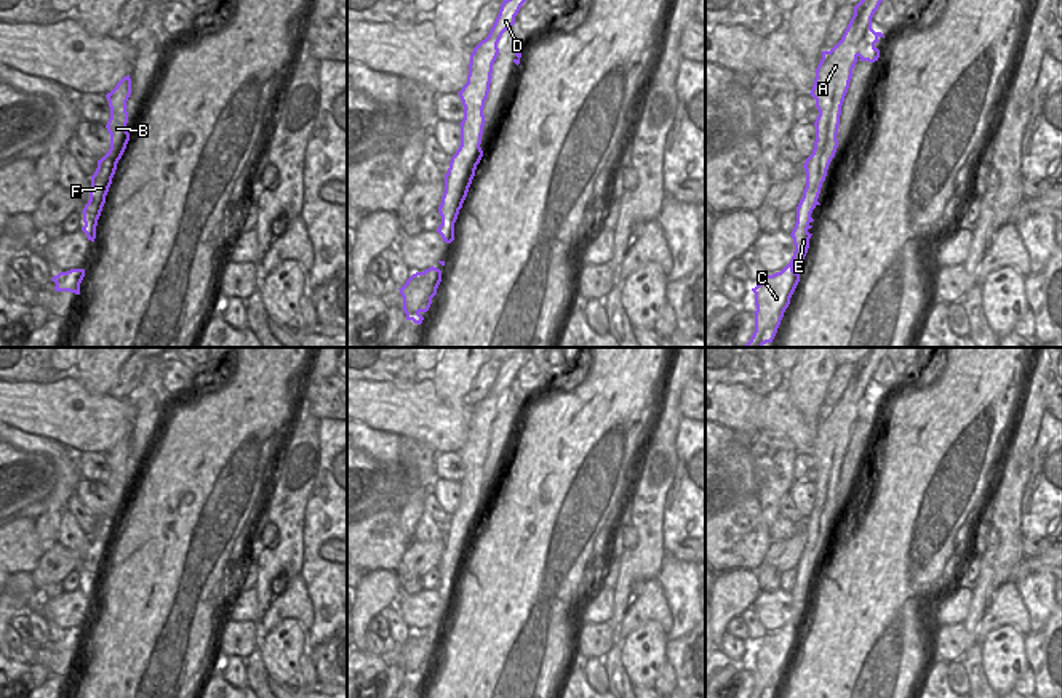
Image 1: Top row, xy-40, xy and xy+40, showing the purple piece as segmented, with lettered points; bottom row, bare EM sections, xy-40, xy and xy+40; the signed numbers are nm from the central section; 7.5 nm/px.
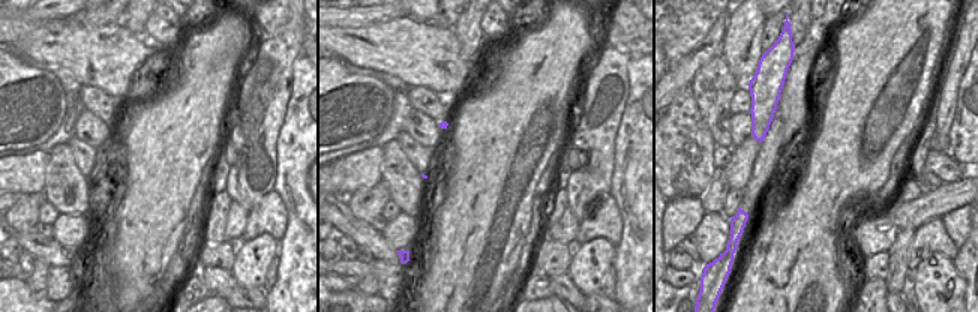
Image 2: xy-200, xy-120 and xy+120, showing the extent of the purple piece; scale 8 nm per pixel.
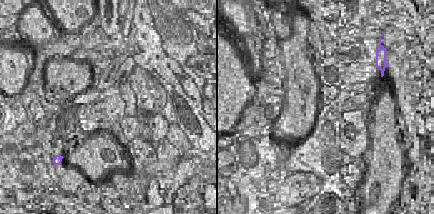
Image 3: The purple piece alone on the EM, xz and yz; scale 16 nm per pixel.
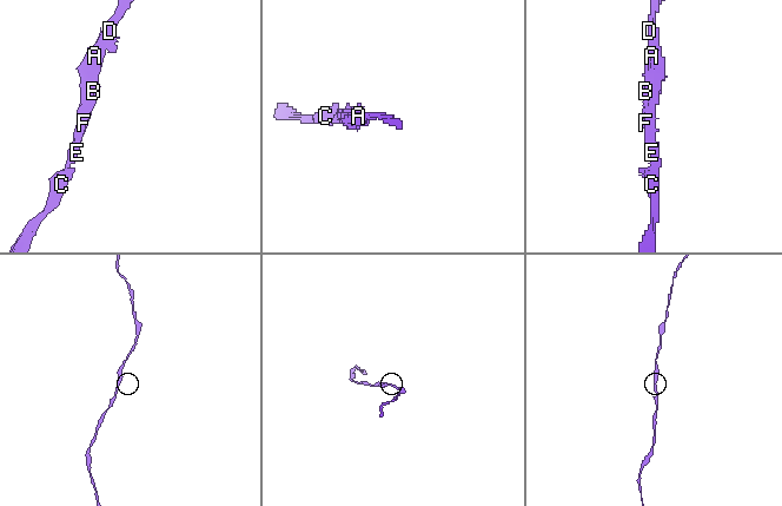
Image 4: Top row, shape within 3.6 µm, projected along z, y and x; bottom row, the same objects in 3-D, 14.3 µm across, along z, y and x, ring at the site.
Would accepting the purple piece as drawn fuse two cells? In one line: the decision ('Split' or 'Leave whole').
Leave whole

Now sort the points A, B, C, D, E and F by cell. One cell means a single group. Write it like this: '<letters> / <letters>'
A B C D E F

